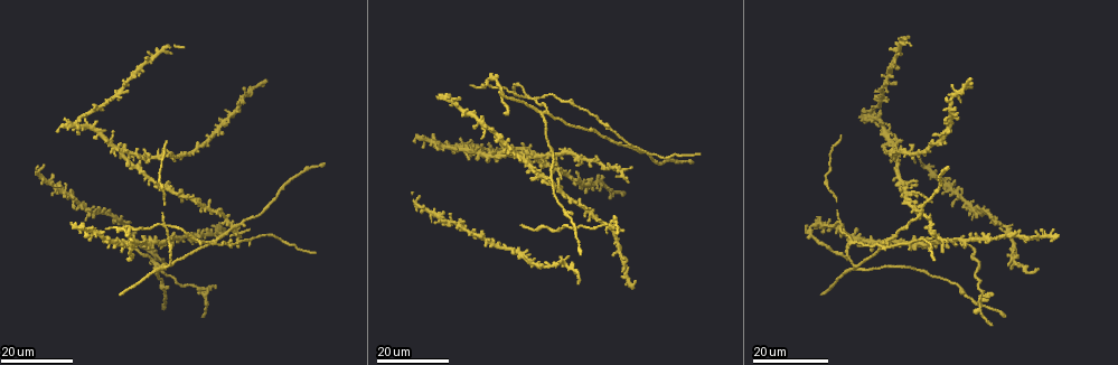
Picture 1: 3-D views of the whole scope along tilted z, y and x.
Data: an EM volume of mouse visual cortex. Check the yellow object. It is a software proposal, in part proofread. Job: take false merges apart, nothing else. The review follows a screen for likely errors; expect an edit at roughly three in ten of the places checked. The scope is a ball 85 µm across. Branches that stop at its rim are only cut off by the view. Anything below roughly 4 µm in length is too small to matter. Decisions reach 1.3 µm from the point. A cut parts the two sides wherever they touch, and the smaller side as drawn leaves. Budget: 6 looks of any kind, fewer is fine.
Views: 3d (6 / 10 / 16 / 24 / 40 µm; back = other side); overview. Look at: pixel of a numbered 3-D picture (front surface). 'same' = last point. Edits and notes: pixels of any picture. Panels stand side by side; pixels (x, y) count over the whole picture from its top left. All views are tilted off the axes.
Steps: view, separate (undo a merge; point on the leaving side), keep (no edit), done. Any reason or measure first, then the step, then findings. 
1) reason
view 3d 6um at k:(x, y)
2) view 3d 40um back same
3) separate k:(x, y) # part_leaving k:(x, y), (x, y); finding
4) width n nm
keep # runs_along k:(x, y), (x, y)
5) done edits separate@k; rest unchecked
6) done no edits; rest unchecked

view 3d 24um at 1:(155, 262)

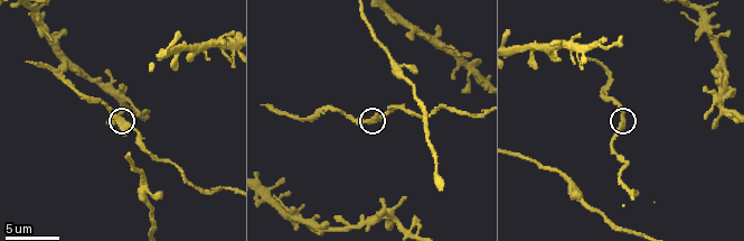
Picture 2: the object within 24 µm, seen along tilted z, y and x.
zoom in
view 3d 6um at 2:(373, 119)

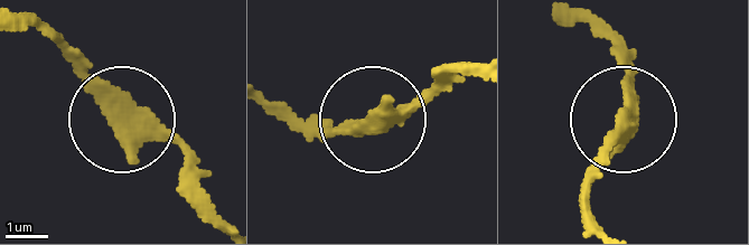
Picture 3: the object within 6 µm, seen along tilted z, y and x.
arms 3
keep # continuous, no second neuron

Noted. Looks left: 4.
four-way junction
view 3d 16um at 1:(531, 98)

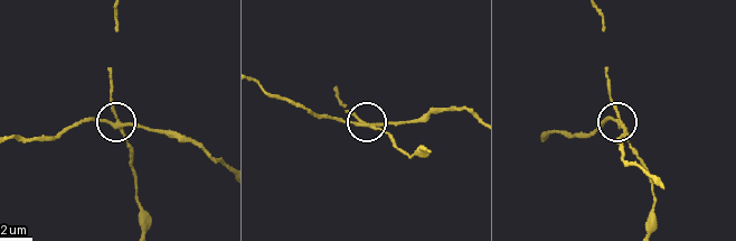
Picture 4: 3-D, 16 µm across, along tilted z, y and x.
closer look
view 3d 6um at 4:(375, 127)

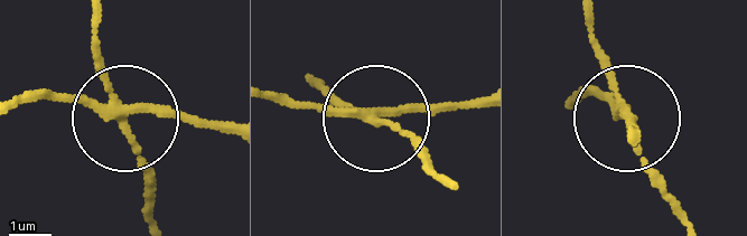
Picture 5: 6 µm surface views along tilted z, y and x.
separate 5:(178, 115) # part_leaving 5:(121, 109), (225, 119); a second neuron is stuck on

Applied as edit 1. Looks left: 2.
small branch off a trunk
view 3d 16um at 1:(241, 233)

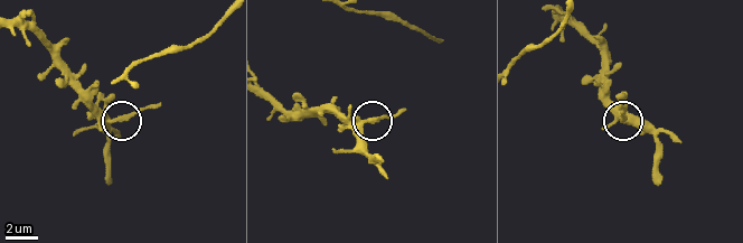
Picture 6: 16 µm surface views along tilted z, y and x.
zoom in
view 3d 10um at 6:(365, 122)

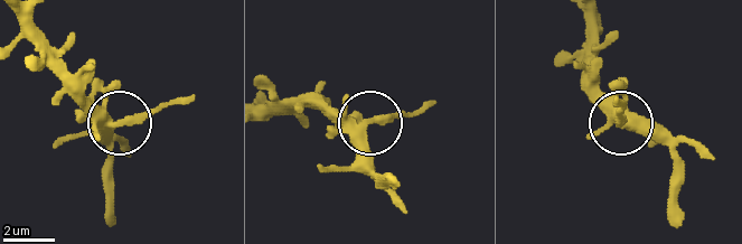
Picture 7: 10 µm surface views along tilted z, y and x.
width 330 nm
keep # all the same neuron

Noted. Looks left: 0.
done edits separate@5; rest unchecked

